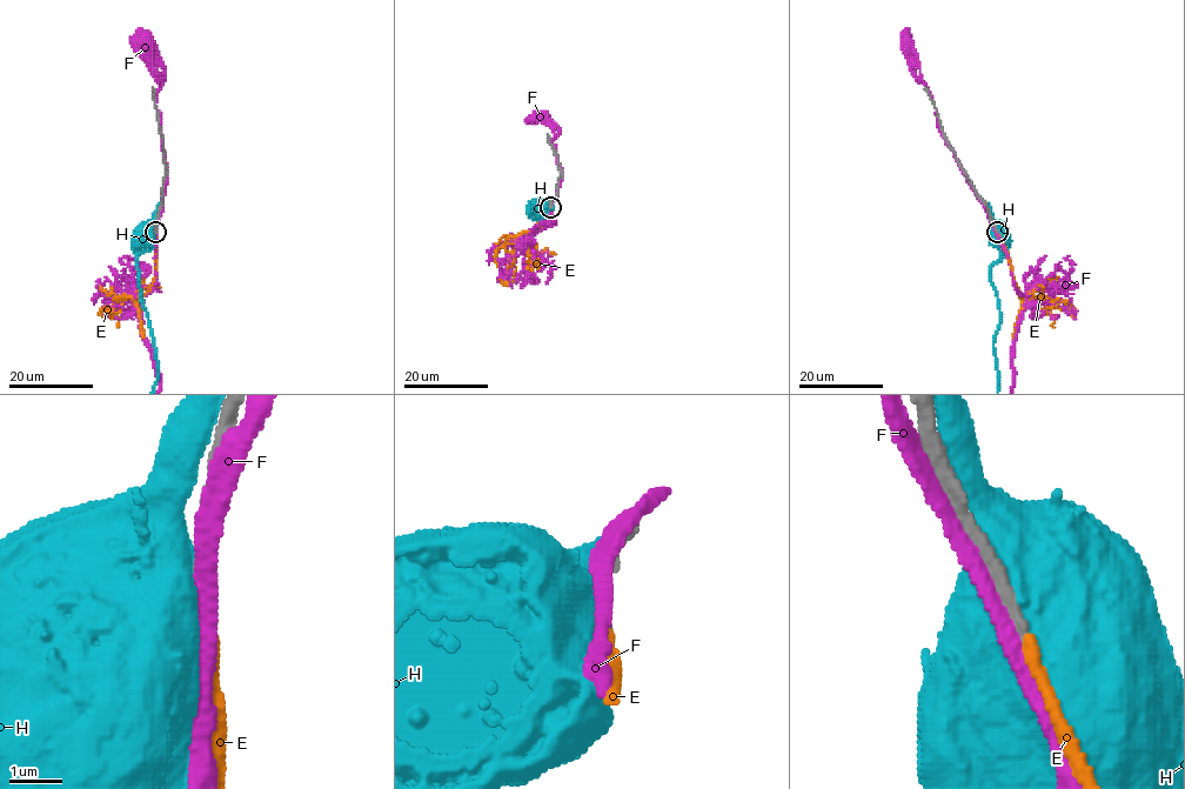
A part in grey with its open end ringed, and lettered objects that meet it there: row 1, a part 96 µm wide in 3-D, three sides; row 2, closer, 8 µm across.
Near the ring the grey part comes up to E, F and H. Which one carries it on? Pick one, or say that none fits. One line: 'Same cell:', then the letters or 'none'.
Same cell: E

